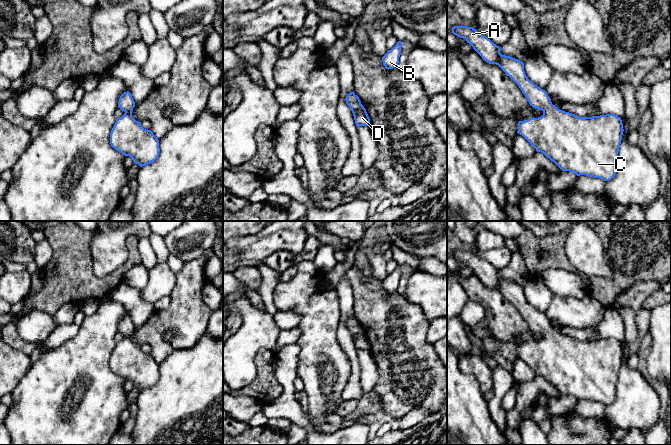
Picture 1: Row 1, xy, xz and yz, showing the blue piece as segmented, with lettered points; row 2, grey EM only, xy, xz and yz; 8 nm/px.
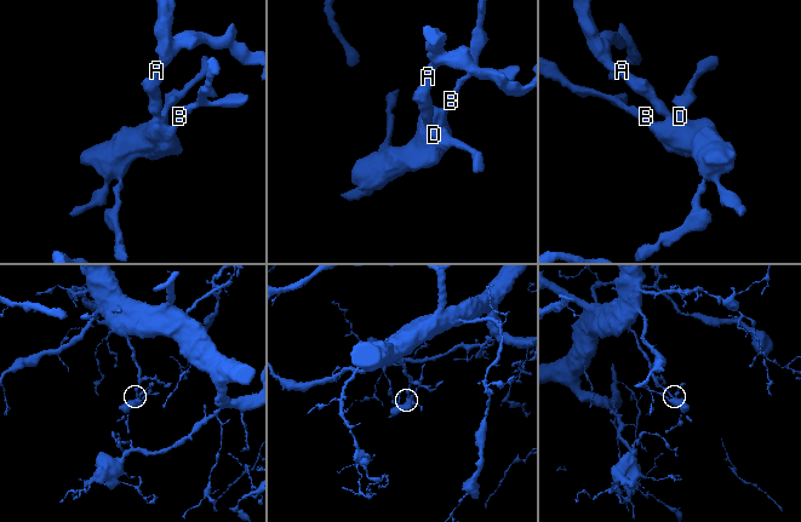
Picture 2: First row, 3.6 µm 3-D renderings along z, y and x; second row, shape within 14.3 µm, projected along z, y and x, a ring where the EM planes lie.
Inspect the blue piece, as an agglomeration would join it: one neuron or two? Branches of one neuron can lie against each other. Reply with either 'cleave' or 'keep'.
keep

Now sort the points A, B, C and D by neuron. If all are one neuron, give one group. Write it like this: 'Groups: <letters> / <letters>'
Groups: A B C D

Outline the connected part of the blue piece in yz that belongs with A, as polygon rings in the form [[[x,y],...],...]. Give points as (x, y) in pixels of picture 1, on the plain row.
[[[454,250],[452,257],[460,262],[463,262],[469,267],[473,273],[489,288],[498,289],[507,300],[509,300],[521,313],[522,317],[527,322],[530,330],[543,335],[543,339],[538,342],[530,342],[525,345],[518,346],[517,357],[522,359],[537,376],[543,377],[547,382],[553,385],[562,395],[570,395],[577,400],[586,399],[589,401],[600,402],[604,405],[611,404],[616,397],[616,385],[623,359],[623,348],[620,341],[614,338],[606,338],[592,341],[579,341],[575,338],[565,336],[558,333],[552,328],[547,316],[533,306],[531,306],[525,298],[524,287],[510,280],[502,279],[500,271],[494,268],[490,263],[481,259],[473,251]]]

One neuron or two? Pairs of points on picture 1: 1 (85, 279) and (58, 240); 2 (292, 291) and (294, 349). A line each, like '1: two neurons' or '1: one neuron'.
1: one neuron
2: two neurons

